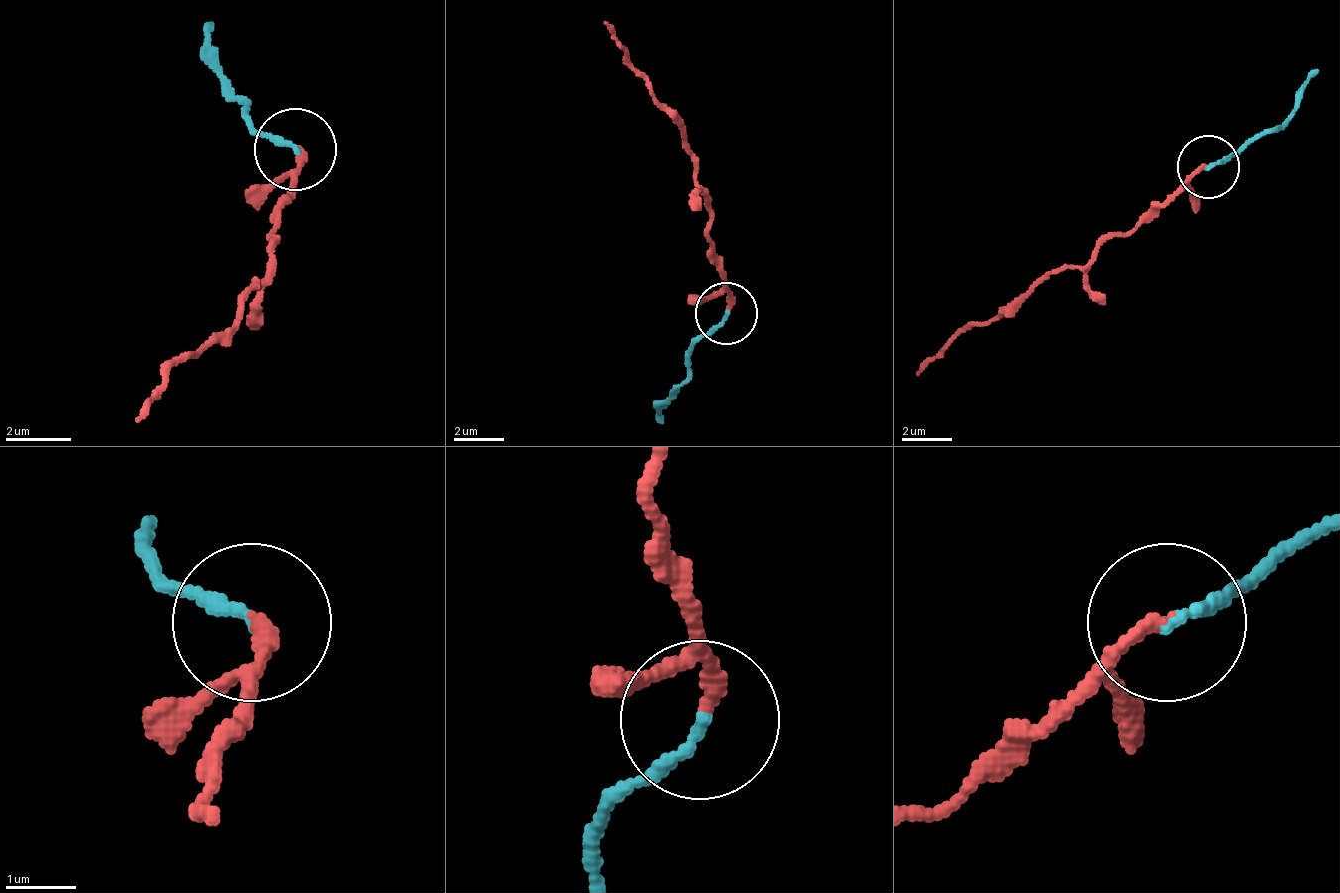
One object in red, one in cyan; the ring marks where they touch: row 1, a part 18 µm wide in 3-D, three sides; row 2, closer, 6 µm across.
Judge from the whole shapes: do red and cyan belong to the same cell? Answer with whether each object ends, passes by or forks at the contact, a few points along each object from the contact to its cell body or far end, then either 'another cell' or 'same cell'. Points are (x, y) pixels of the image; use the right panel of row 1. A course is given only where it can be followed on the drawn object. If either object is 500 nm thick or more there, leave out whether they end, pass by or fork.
red ends; cyan ends; course red (1210, 165), (1166, 196), (1085, 265), (1047, 271), (916, 377); course cyan (1210, 165), (1235, 158), (1291, 115), (1303, 83), (1316, 71); another cell

